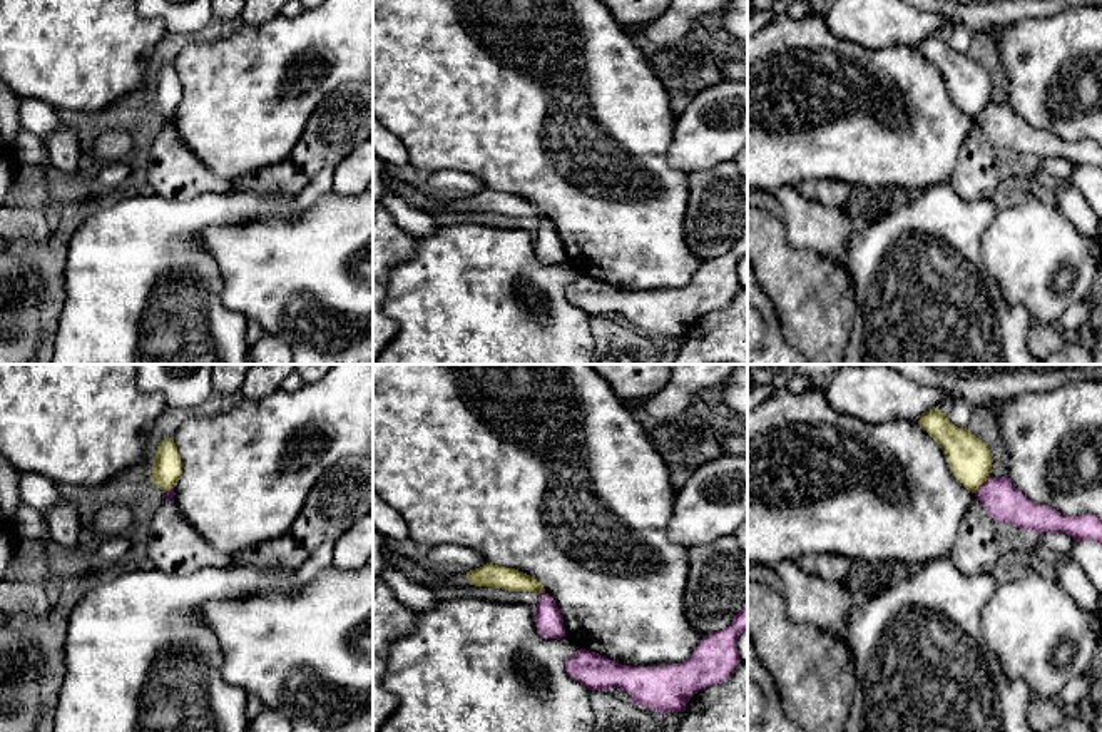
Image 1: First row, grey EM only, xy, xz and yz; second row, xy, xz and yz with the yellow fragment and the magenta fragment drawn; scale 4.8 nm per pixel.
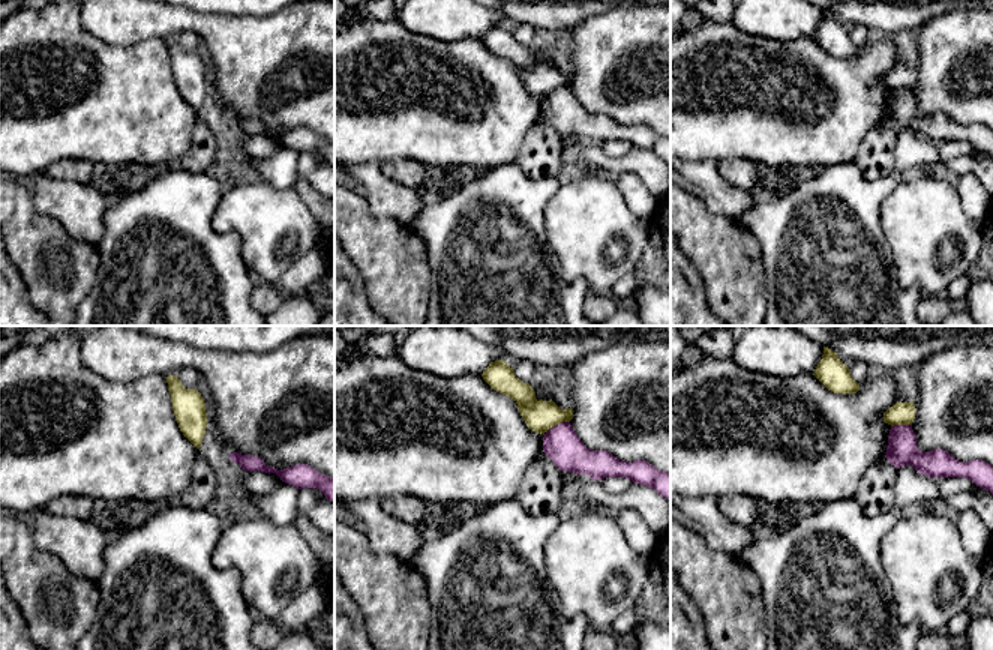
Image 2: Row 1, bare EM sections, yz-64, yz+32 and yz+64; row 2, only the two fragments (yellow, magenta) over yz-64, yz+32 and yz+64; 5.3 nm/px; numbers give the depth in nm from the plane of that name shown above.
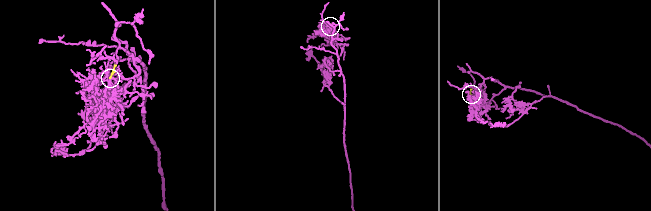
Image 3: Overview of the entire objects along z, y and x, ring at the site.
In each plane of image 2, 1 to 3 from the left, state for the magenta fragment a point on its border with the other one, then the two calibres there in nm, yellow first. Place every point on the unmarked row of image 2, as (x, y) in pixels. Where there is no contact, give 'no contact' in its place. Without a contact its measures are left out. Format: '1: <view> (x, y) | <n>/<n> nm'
1: no contact
2: yz+32 (557, 87) | 170/190 nm
3: yz+64 (900, 87) | 130/170 nm

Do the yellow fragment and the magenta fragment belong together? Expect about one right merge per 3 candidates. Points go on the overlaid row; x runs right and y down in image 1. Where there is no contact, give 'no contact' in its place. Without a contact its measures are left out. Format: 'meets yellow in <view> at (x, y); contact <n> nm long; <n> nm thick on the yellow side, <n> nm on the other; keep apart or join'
meets yellow in yz at (982, 483); contact 120 nm long; 200 nm thick on the yellow side, 180 nm on the other; keep apart

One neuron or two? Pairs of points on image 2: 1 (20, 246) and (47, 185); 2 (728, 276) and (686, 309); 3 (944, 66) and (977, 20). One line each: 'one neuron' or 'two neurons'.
1: two neurons
2: two neurons
3: one neuron

